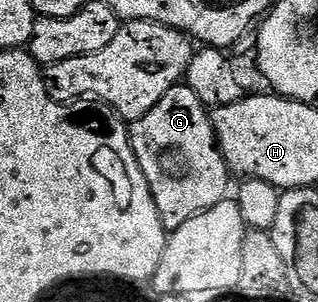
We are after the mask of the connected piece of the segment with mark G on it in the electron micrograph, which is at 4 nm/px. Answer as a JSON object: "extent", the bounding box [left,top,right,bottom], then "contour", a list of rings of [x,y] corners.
{"extent":[130,85,232,233],"contour":[[[175,85],[168,89],[147,115],[133,120],[131,127],[130,148],[136,153],[167,233],[227,198],[226,186],[232,180],[232,172],[218,148],[210,111],[192,88]]]}

